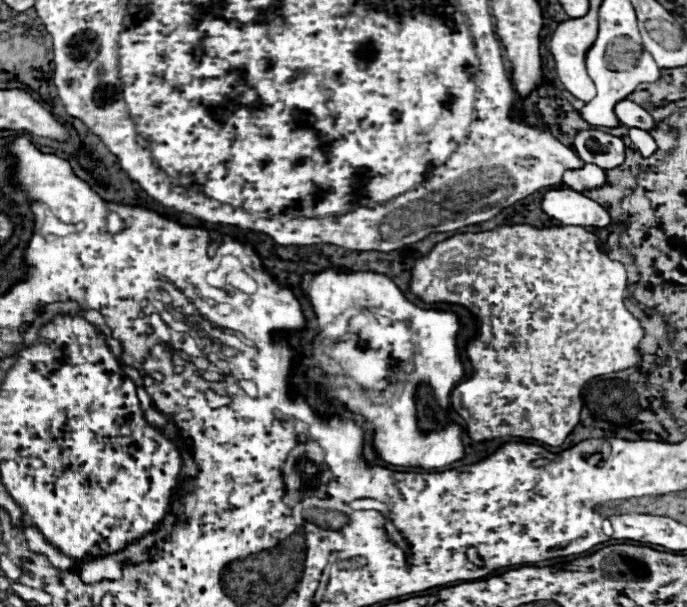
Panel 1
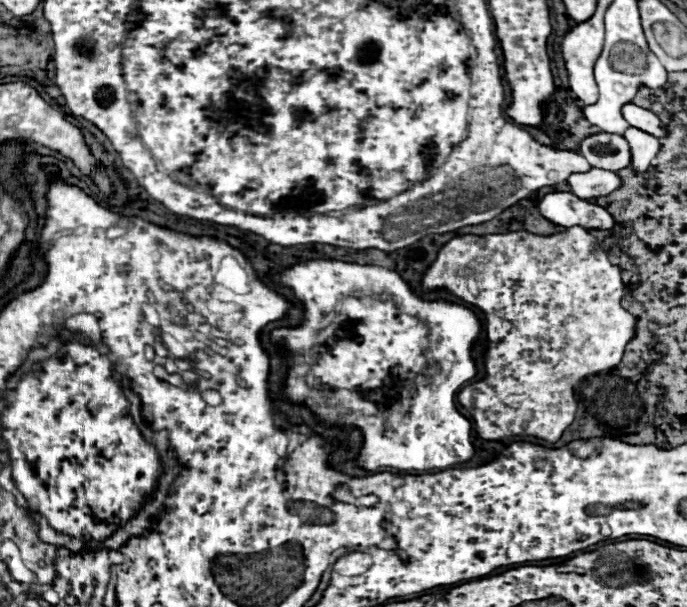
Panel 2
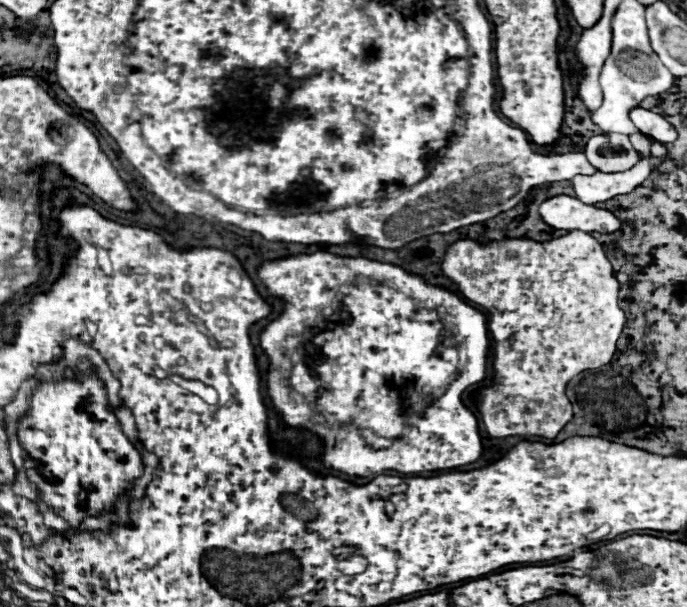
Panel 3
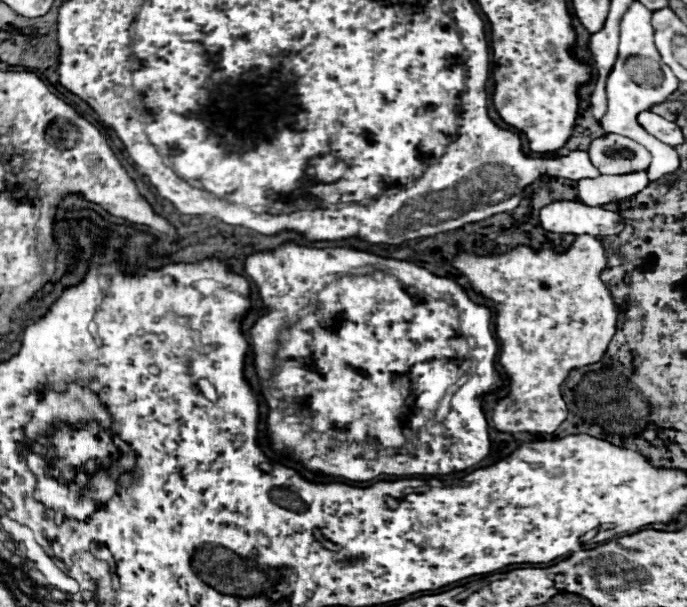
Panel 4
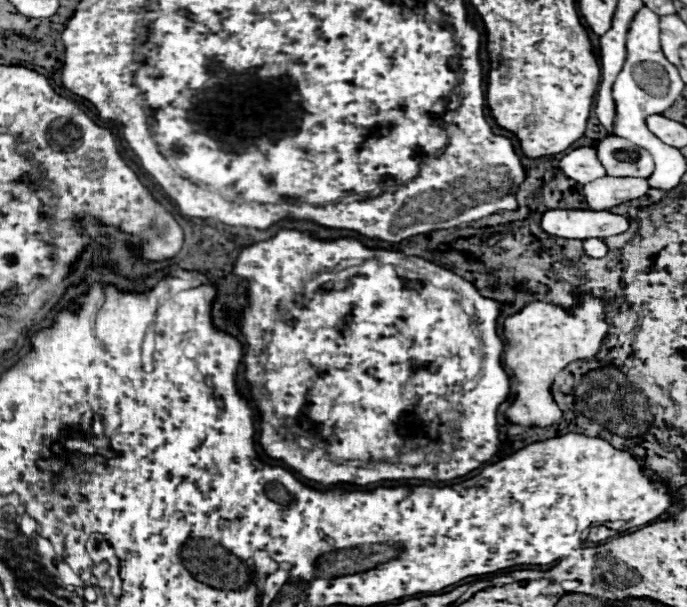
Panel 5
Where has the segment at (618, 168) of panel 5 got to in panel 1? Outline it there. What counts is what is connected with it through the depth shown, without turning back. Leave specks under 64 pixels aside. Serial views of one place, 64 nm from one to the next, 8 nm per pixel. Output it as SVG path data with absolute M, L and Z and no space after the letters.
M584 130L574 138L576 154L604 170L618 168L626 158L626 144L622 138L612 136L602 130Z

